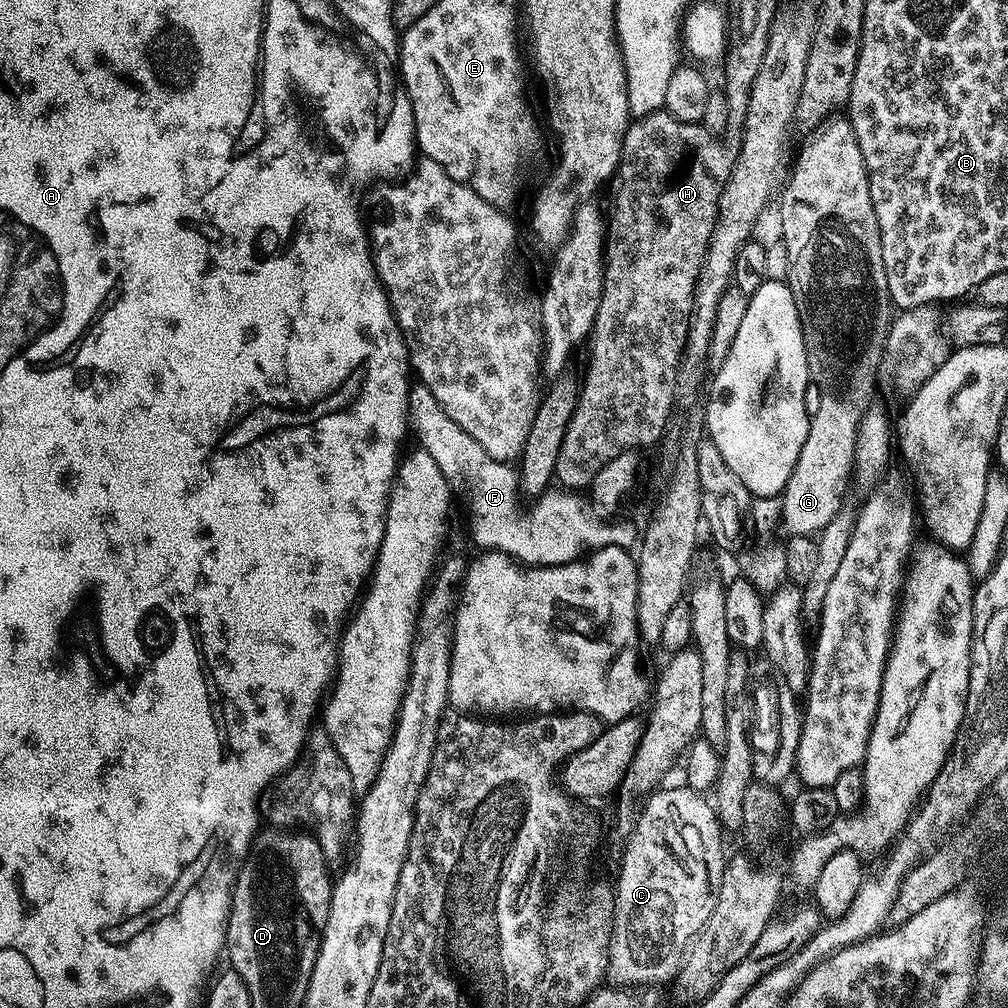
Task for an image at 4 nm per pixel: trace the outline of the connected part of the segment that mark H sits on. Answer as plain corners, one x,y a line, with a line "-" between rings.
667,111
651,112
648,116
633,119
629,123
622,150
620,151
620,164
614,173
614,185
616,184
616,205
610,212
610,223
607,225
606,247
604,249
604,285
602,286
602,298
598,302
598,314
592,323
590,333
590,345
592,353
588,356
588,369
582,375
580,397
576,403
574,414
570,418
570,426
566,426
566,438
562,438
562,450
558,450
558,466
555,479
561,480
563,487
568,490
584,490
591,485
592,480
600,473
602,466
623,452
644,450
647,444
652,444
661,439
664,429
668,426
668,420
672,416
672,406
676,402
678,387
676,387
676,375
682,372
681,356
687,346
689,324
692,321
693,296
698,282
699,272
702,270
706,258
708,242
714,234
716,219
719,214
719,198
723,194
729,178
732,176
732,167
736,165
737,149
728,144
723,144
719,135
712,135
699,123
677,123
677,128
668,128
670,116

